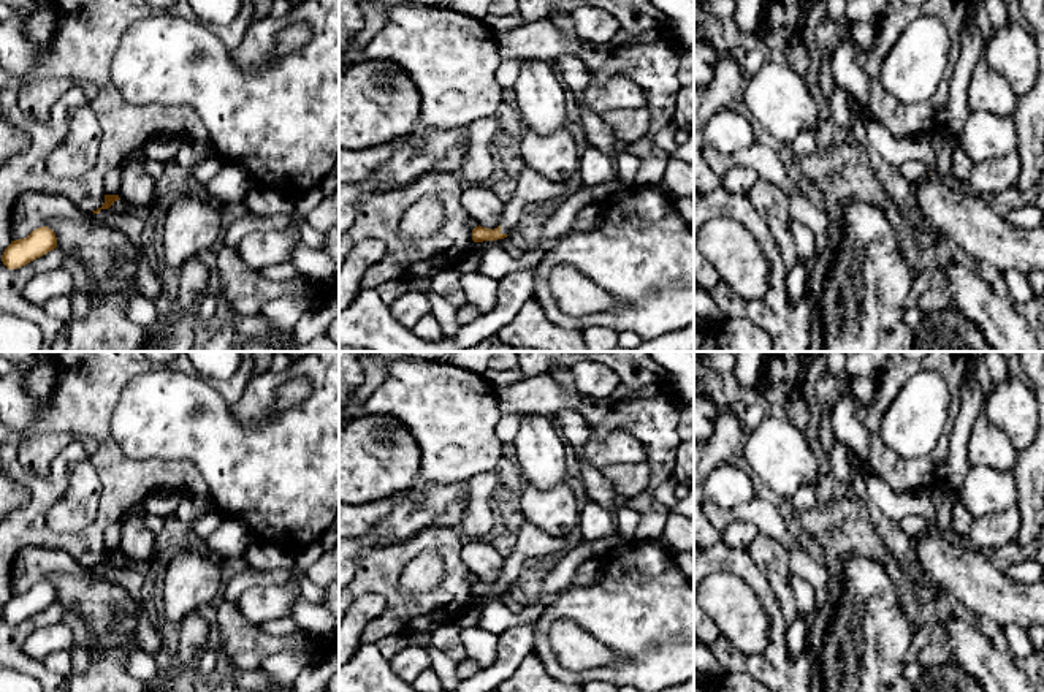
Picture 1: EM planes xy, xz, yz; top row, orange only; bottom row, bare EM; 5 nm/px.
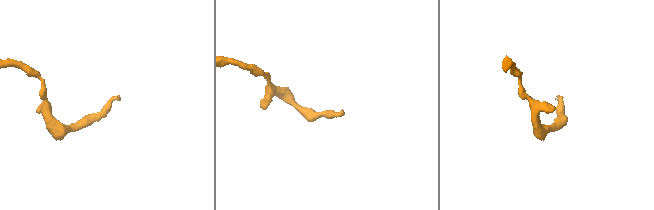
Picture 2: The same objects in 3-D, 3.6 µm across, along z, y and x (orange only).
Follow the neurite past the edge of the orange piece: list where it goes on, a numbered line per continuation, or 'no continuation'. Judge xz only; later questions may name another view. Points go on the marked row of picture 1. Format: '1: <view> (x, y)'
1: xz (531, 190)

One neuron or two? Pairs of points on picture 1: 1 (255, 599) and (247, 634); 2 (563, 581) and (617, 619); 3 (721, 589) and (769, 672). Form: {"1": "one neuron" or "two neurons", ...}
{"1": "two neurons", "2": "two neurons", "3": "two neurons"}

